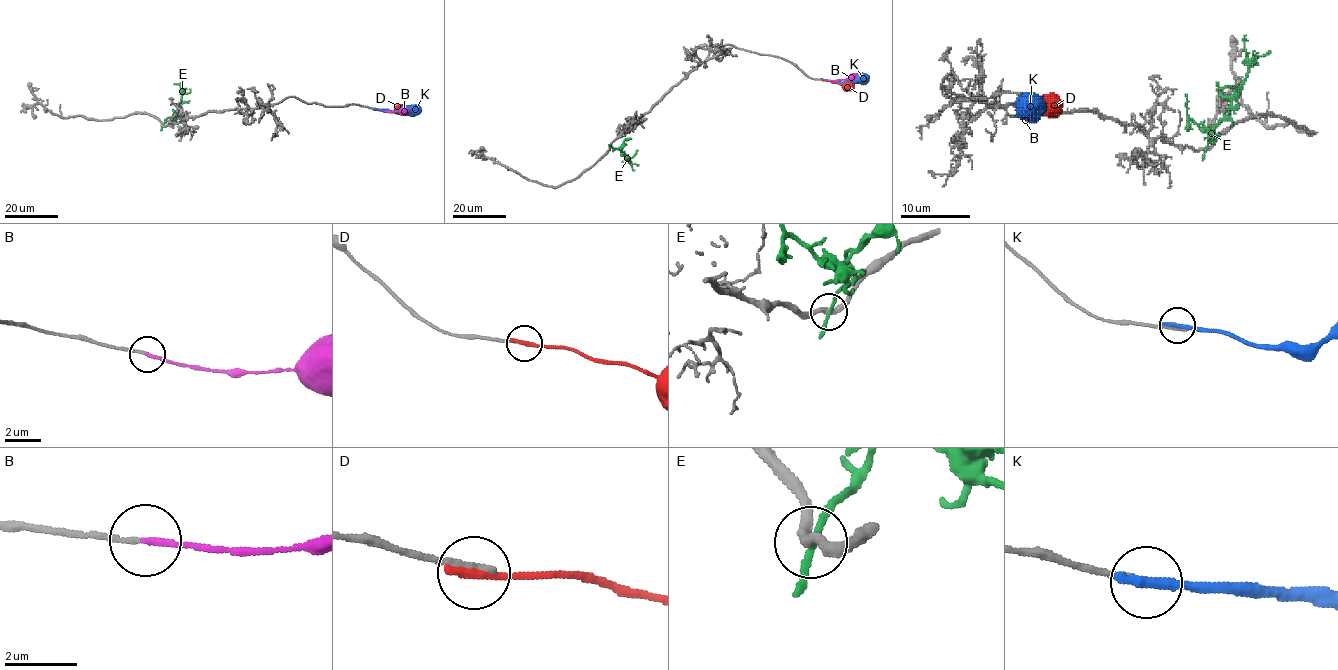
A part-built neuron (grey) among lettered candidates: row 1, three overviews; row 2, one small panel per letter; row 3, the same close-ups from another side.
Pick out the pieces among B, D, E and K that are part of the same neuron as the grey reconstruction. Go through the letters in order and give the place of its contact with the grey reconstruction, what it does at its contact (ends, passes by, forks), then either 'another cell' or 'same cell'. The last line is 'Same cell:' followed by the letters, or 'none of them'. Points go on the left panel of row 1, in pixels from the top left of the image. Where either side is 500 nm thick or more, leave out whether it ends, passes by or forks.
B: (377, 109) | it ends | same cell
D: (375, 109) | it ends | another cell
E: (162, 126) | it passes by | another cell
K: (375, 109) | it ends | another cell
Same cell: B

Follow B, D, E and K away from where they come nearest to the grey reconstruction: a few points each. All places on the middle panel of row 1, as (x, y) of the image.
B: (825, 80), (847, 79), (856, 74)
D: (823, 80), (853, 87)
E: (610, 146), (619, 149), (630, 162), (622, 162)
K: (823, 79), (853, 82), (861, 75), (868, 75)

